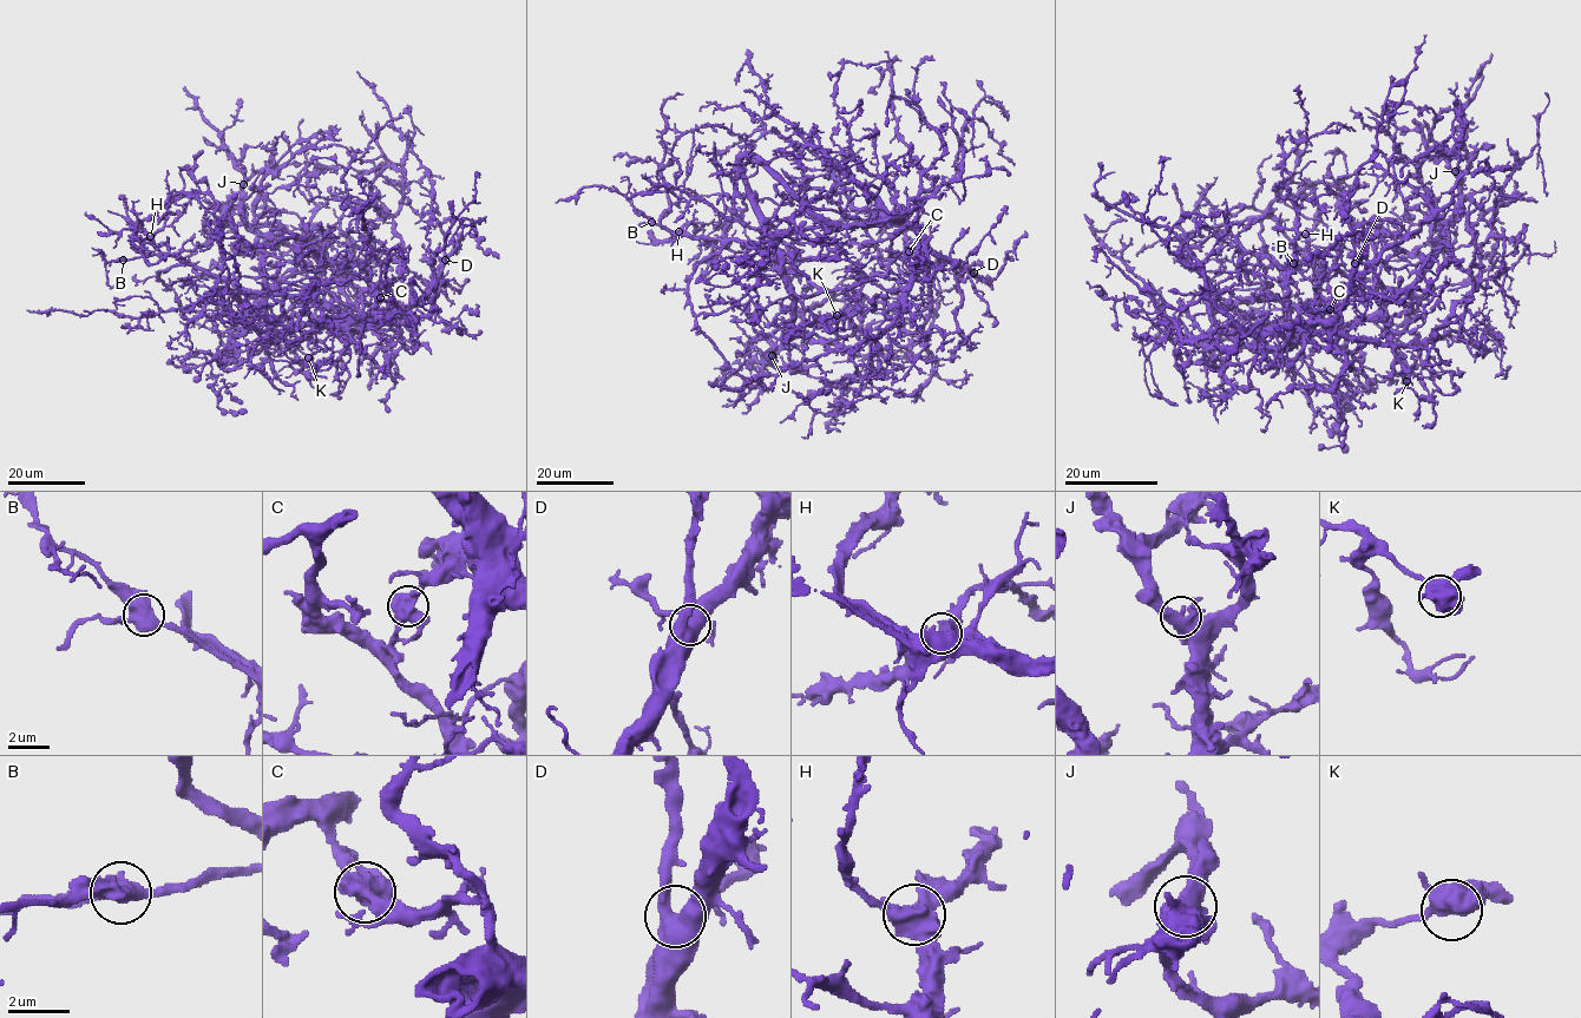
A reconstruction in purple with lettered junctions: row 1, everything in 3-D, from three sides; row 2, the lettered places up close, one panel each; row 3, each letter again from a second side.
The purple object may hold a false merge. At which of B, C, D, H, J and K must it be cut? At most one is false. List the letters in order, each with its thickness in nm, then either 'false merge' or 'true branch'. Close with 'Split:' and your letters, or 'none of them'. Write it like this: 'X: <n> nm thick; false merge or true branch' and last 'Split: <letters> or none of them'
B: 550 nm thick; true branch
C: 550 nm thick; false merge
D: 550 nm thick; true branch
H: 550 nm thick; true branch
J: 480 nm thick; true branch
K: 600 nm thick; true branch
Split: C

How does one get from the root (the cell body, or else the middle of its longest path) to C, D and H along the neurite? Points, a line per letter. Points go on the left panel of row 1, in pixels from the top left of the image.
C: (299, 297), (312, 297), (349, 315), (371, 313), (394, 304), (393, 300), (380, 297)
D: (299, 297), (312, 297), (349, 315), (402, 310), (424, 293), (445, 260)
H: (299, 297), (244, 293), (225, 280), (165, 255), (150, 236)

